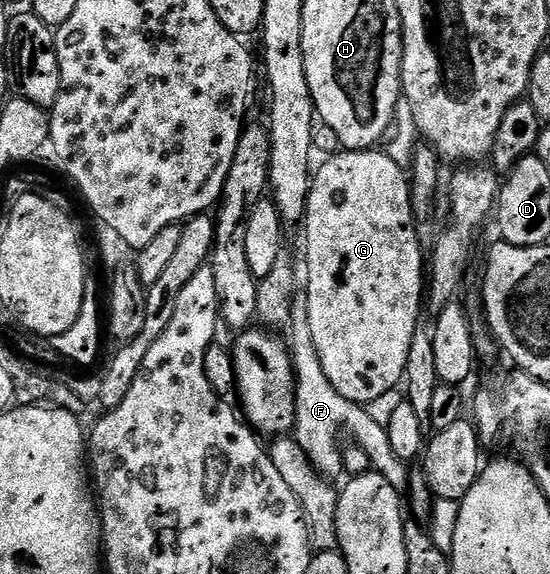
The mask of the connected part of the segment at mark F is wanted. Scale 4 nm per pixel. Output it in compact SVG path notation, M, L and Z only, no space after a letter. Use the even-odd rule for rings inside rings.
M298 290L294 298L294 306L291 307L291 322L288 327L288 342L292 354L292 363L295 370L295 422L292 436L300 444L305 457L307 457L316 470L326 478L332 478L336 468L343 467L343 451L338 446L338 436L342 430L346 430L355 440L355 445L364 450L370 458L373 471L382 474L384 478L397 491L403 491L409 482L410 471L407 461L398 458L390 447L390 440L386 427L395 408L404 402L399 389L386 391L381 397L369 404L363 405L350 402L343 398L333 383L325 374L321 360L318 358L317 347L314 346L314 338L309 322L309 298L307 291ZM369 418L378 426L368 426Z

